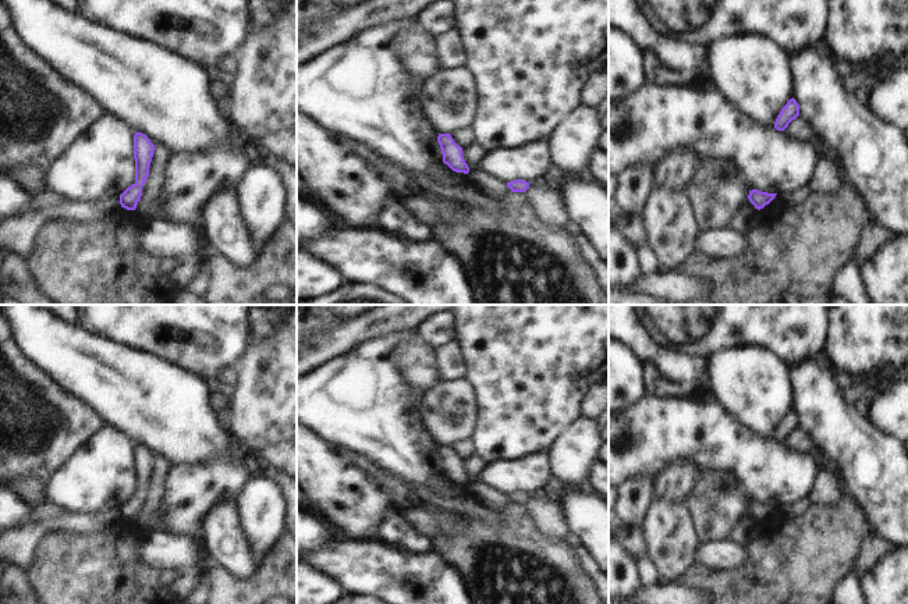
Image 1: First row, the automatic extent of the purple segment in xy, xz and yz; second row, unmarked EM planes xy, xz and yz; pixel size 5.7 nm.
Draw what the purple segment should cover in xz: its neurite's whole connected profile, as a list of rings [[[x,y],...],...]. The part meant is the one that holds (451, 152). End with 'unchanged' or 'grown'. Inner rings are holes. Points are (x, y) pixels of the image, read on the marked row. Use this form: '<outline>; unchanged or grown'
[[[439,134],[437,142],[441,149],[443,163],[455,173],[469,173],[469,167],[464,160],[462,148],[458,146],[450,134]]]; unchanged

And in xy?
[[[142,134],[134,135],[135,182],[120,195],[120,205],[127,210],[135,210],[142,196],[142,186],[149,177],[149,167],[155,145]]]; unchanged

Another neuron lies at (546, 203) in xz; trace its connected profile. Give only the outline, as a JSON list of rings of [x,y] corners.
[[[529,184],[524,192],[533,213],[551,225],[565,227],[570,217],[558,189],[547,188],[545,184]]]

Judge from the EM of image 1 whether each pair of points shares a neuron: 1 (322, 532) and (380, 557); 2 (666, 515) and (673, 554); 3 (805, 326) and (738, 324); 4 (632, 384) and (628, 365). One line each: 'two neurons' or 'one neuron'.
1: two neurons
2: one neuron
3: one neuron
4: one neuron

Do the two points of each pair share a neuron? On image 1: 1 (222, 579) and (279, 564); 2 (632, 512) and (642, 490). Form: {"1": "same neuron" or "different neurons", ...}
{"1": "same neuron", "2": "same neuron"}

